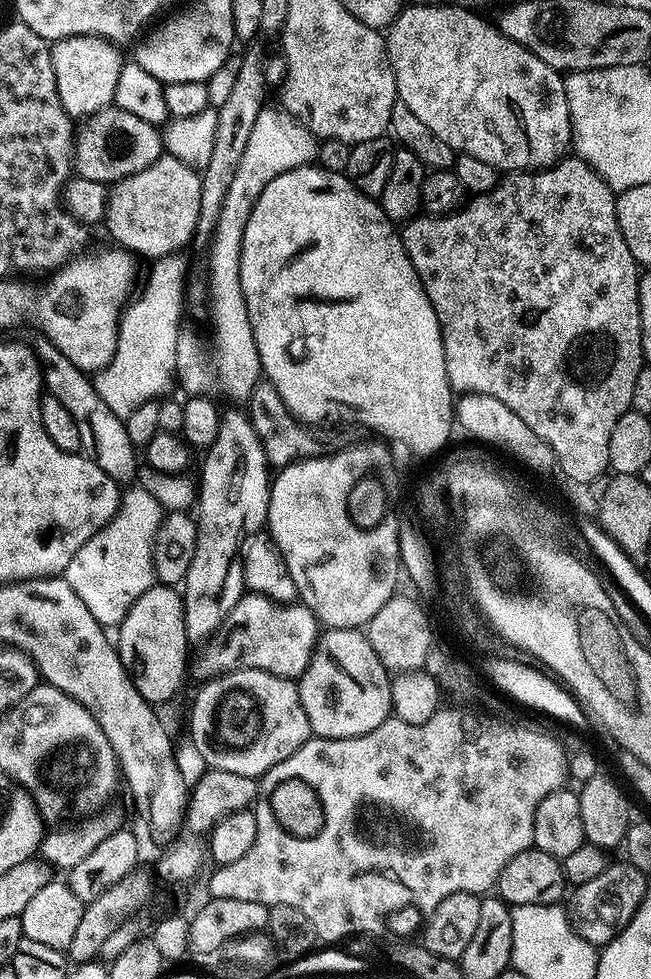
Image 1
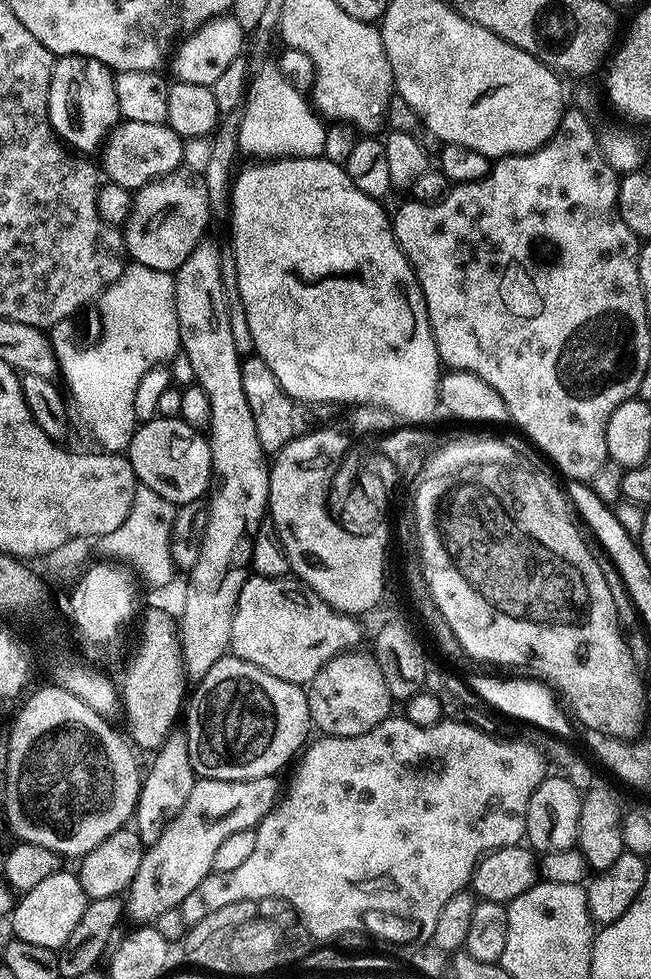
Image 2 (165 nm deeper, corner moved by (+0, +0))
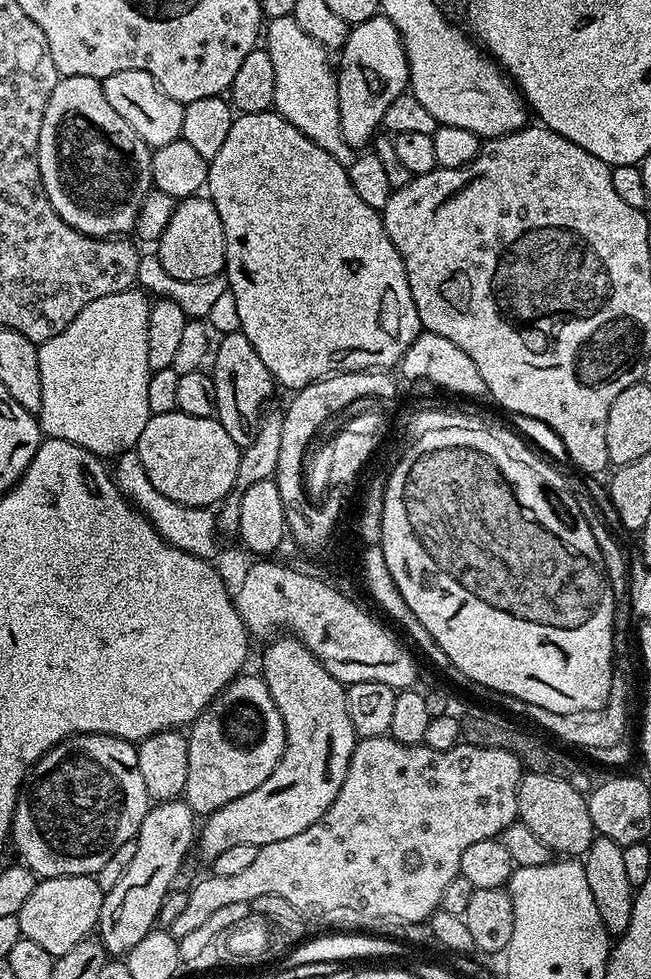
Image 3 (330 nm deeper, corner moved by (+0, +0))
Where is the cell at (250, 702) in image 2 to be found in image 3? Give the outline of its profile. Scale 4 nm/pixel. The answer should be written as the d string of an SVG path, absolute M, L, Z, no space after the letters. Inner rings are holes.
M241 674L217 694L208 703L208 709L187 729L188 753L190 754L190 770L186 774L186 786L183 799L187 800L192 811L207 814L226 806L226 802L234 802L234 798L242 798L242 794L250 794L254 786L262 786L266 778L278 766L284 753L284 723L282 714L278 714L278 706L270 696L266 682L259 675Z

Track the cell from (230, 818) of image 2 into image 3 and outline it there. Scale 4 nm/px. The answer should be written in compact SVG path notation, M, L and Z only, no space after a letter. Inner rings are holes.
M280 634L271 641L272 644L264 652L264 672L262 679L270 690L270 696L278 706L278 714L282 714L284 723L284 753L274 766L270 778L262 782L262 786L254 786L250 794L242 794L242 798L234 798L234 802L226 802L218 810L207 813L205 822L198 832L198 852L211 862L222 854L222 850L230 850L230 846L261 845L270 842L282 842L282 838L294 838L294 834L302 834L338 798L338 790L342 790L342 782L346 778L346 770L350 766L350 758L356 749L357 734L350 722L350 710L346 710L346 688L341 684L322 662L301 640L291 634Z

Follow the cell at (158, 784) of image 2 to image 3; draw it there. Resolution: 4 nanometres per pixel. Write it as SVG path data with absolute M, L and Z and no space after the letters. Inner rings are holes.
M162 800L149 807L136 835L134 859L130 861L130 866L126 866L126 874L118 878L118 886L104 894L98 939L106 946L109 957L127 957L128 952L157 927L162 902L173 891L176 876L185 867L184 859L191 848L193 851L197 836L198 816L187 800Z

